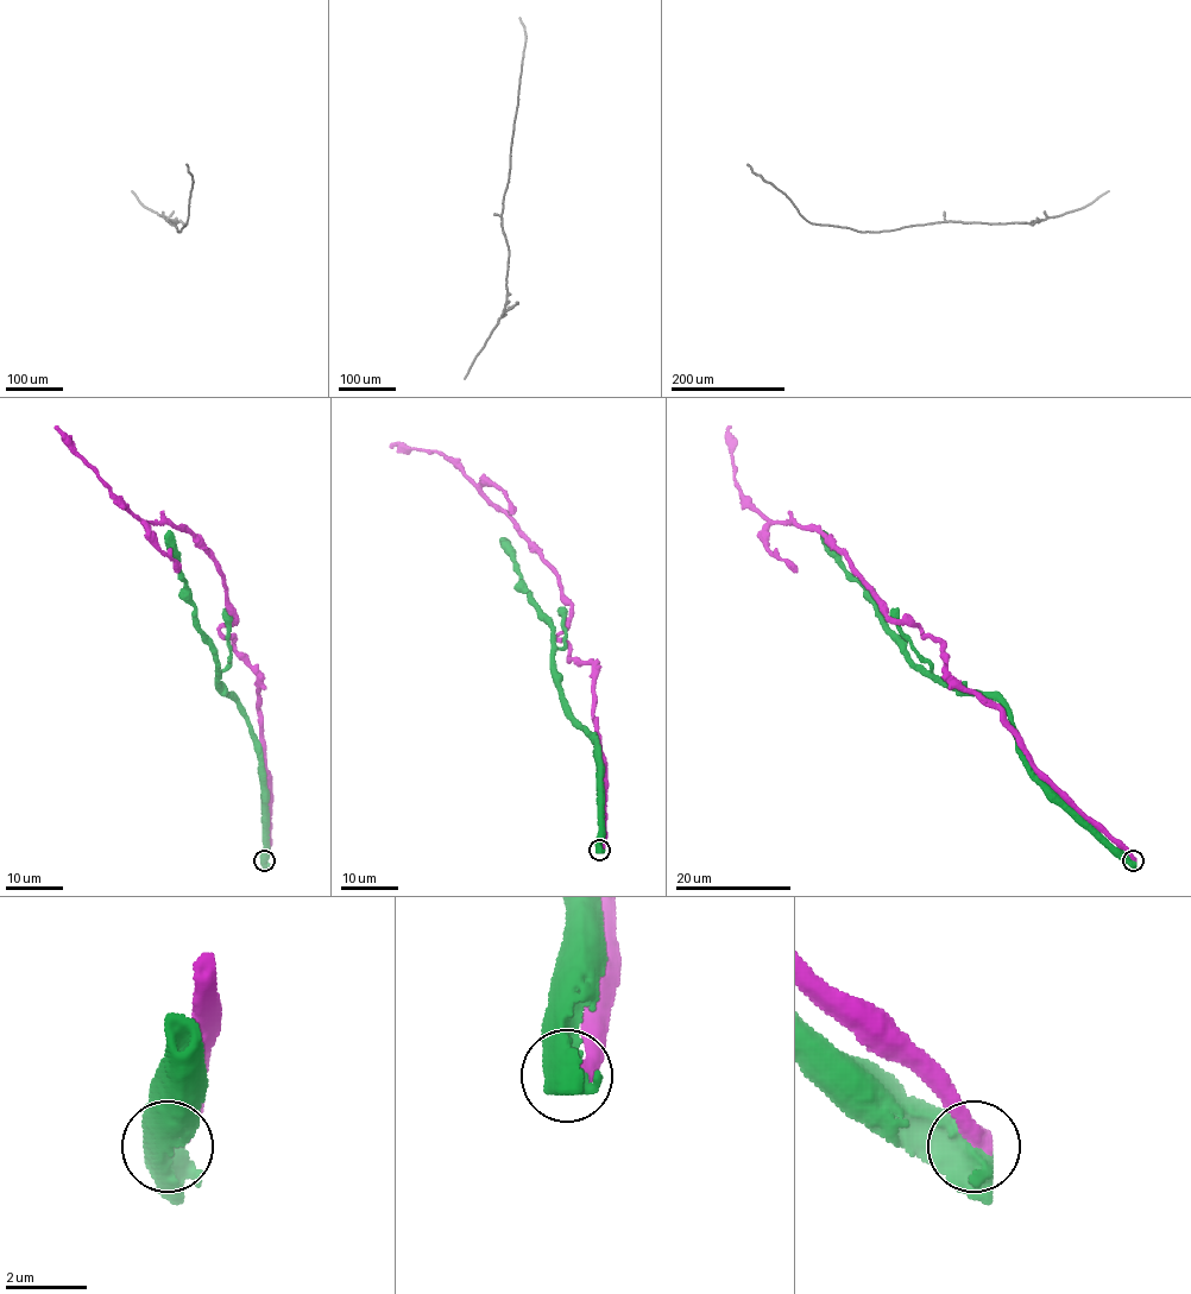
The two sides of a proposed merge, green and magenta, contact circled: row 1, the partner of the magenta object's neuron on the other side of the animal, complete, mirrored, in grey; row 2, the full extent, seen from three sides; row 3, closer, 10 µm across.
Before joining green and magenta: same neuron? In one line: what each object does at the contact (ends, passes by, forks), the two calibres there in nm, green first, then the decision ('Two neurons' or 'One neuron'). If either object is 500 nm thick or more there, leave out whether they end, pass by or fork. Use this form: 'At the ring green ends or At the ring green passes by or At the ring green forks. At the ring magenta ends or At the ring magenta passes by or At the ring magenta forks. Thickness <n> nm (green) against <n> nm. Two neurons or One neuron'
At the ring green forks. At the ring magenta ends. Thickness 480 nm (green) against 480 nm. Two neurons

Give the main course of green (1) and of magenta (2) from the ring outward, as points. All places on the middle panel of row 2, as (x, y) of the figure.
1: (599, 851), (594, 743), (568, 713), (554, 660), (554, 629), (531, 604), (504, 540)
2: (600, 851), (593, 669), (554, 636), (569, 616), (559, 576), (446, 456), (390, 447)

